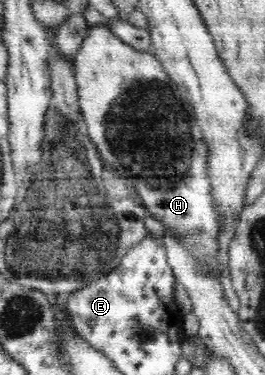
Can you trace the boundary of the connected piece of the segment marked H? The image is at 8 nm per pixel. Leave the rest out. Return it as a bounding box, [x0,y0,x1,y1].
[73,24,221,278]

